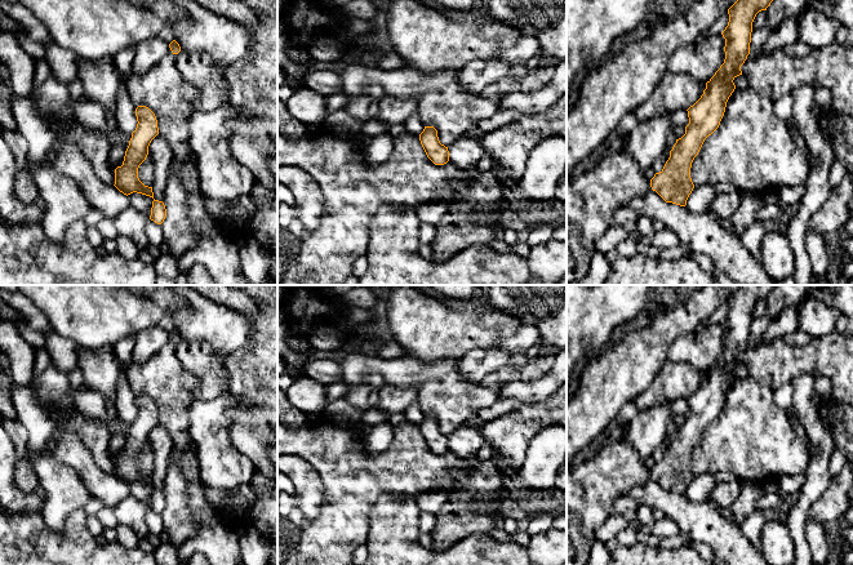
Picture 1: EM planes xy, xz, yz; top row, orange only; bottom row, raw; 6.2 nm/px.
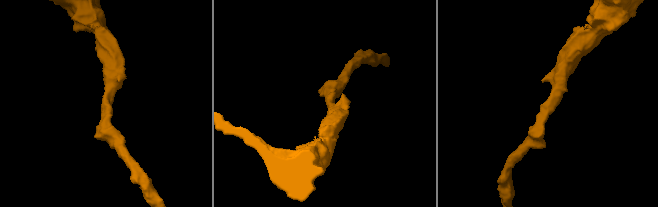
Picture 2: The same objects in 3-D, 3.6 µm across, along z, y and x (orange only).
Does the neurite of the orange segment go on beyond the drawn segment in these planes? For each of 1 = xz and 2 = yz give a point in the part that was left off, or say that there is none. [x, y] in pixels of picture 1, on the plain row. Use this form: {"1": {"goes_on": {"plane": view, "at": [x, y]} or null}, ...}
{"1": {"goes_on": null}, "2": {"goes_on": null}}

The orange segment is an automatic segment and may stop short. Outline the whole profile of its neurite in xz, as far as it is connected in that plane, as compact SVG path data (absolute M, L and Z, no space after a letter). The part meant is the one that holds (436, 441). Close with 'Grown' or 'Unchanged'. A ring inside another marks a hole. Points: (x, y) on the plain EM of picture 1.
M425 415L419 423L419 430L427 446L435 454L444 454L449 450L448 436L440 432L437 419L434 415Z. Unchanged

